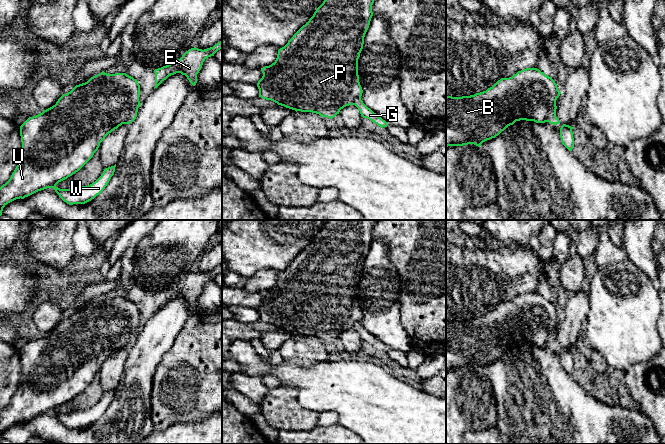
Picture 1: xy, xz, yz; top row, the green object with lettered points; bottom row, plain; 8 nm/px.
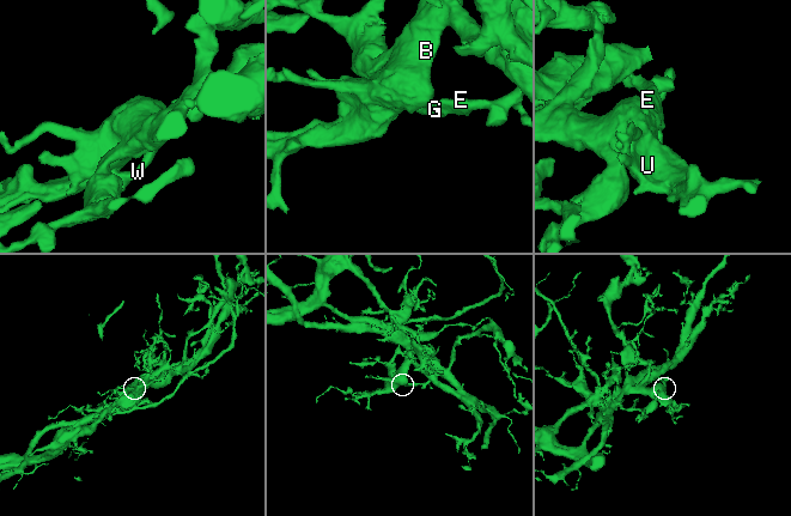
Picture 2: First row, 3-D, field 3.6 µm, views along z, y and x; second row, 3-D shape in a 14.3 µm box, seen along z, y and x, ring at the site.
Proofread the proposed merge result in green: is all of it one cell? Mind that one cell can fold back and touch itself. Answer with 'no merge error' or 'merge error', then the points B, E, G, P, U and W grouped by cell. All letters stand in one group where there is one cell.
merge error; B P U / E G W

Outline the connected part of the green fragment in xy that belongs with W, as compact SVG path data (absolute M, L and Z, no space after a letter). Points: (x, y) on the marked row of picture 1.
M116 164L104 169L102 175L88 186L80 186L69 189L60 189L55 186L53 189L59 197L69 205L85 204L94 199L105 189L111 177L114 175L115 167Z

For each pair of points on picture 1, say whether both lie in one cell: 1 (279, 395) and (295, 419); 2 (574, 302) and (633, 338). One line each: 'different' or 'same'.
1: same
2: different

